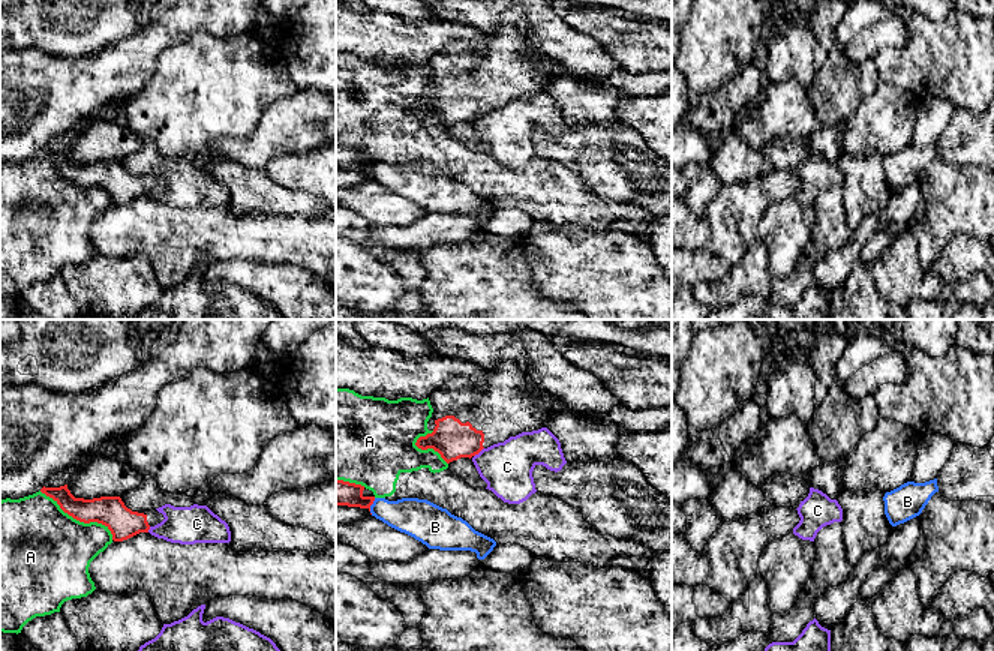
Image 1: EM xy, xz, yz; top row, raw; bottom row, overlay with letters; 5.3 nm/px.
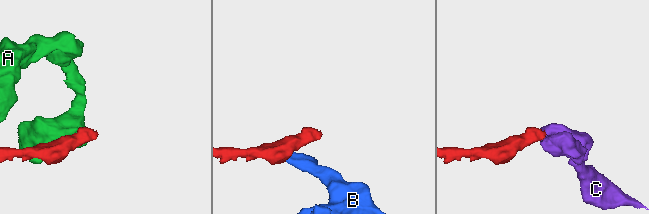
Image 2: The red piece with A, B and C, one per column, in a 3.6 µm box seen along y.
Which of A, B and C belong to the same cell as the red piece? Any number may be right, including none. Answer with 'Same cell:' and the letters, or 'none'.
Same cell: none

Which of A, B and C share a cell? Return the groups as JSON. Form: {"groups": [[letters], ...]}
{"groups": [["A"], ["B"], ["C"]]}

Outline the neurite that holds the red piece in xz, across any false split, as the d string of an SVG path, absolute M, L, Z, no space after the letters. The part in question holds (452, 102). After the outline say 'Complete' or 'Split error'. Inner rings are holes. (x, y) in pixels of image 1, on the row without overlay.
M517 24L489 33L483 46L453 42L435 56L435 68L427 86L430 96L415 110L433 112L447 128L472 123L510 100L544 92L552 72L526 54Z. Split error

